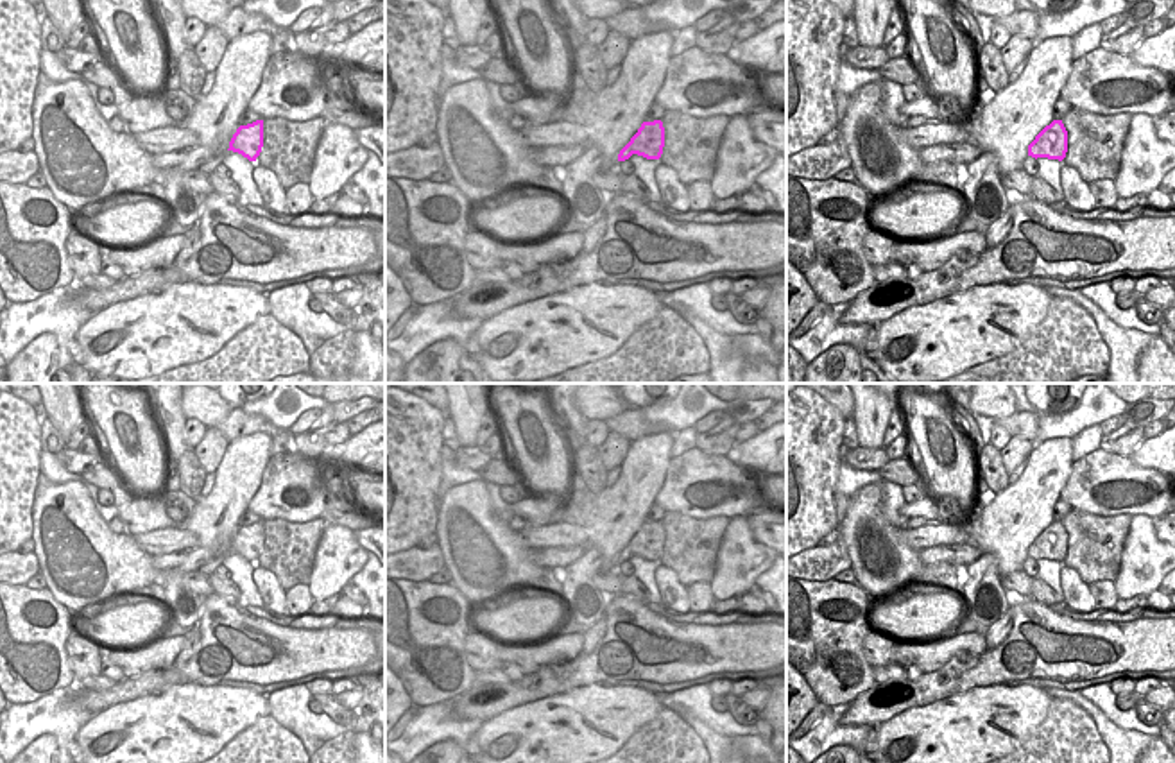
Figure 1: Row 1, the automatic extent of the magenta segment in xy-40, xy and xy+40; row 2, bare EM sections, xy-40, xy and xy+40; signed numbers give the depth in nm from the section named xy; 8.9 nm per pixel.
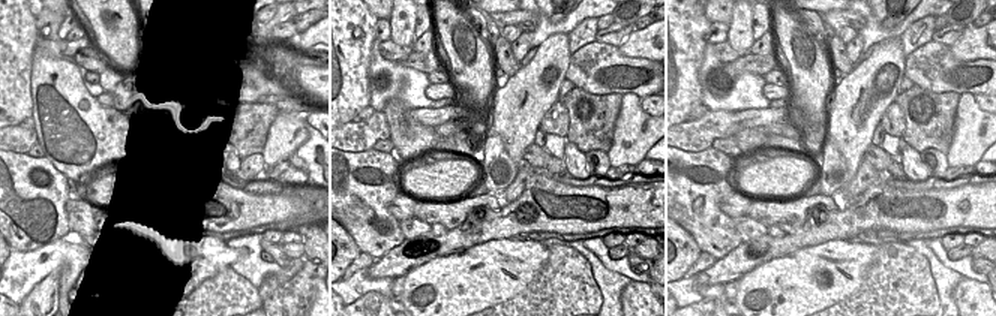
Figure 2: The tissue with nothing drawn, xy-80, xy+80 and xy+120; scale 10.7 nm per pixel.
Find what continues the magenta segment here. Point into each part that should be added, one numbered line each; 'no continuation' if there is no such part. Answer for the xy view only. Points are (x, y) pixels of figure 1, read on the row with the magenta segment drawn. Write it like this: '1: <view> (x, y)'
no continuation

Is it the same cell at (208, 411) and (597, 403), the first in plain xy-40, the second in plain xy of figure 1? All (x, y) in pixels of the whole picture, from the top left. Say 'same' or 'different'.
same

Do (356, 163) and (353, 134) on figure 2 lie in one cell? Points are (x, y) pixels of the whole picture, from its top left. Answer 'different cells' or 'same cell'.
different cells

